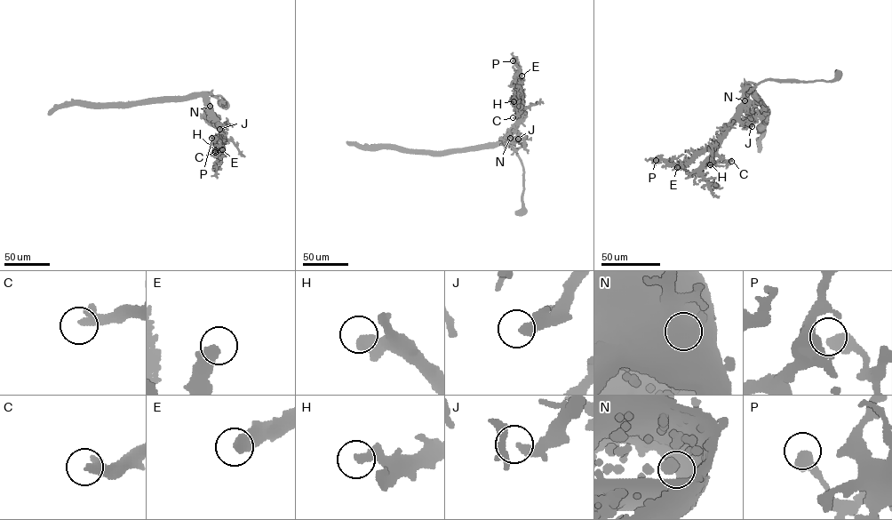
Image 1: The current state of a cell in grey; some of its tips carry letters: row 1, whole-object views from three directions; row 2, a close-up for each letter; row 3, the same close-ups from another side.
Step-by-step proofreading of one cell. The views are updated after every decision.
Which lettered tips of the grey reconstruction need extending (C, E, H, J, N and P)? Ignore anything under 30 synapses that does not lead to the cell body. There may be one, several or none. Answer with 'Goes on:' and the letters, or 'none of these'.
Goes on: E

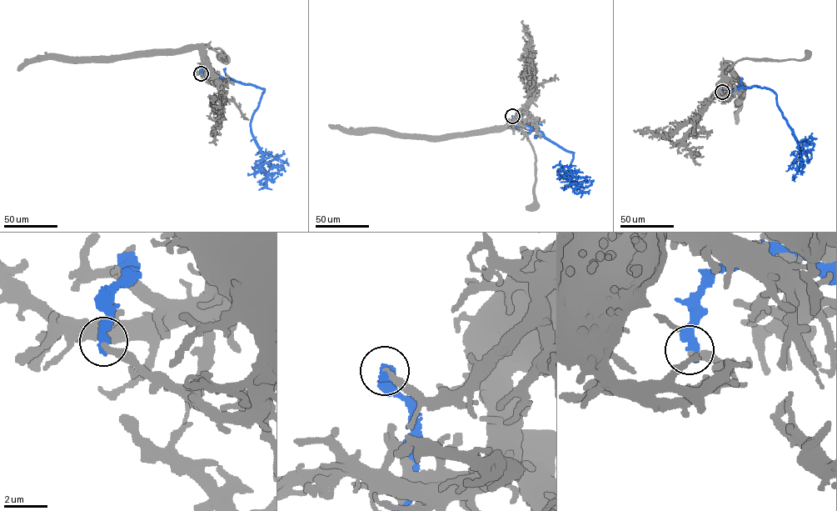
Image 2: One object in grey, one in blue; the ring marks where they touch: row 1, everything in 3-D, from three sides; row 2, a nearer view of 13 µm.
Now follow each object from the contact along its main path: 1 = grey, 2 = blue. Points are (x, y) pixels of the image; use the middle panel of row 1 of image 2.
1: (512, 116), (515, 117), (522, 112)
2: (512, 116), (513, 123), (536, 129), (573, 153), (570, 165), (557, 172), (567, 178), (569, 167), (575, 166)

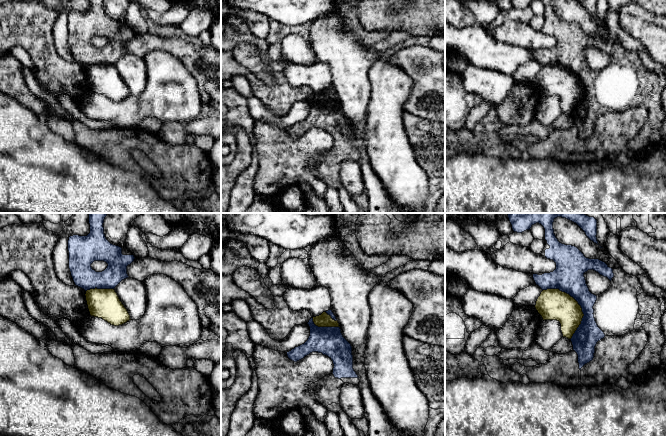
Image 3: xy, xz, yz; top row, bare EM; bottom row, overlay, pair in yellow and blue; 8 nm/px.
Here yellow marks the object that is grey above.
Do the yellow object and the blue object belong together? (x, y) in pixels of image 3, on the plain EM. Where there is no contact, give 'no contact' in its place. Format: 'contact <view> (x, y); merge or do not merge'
contact yz (578, 80); do not merge

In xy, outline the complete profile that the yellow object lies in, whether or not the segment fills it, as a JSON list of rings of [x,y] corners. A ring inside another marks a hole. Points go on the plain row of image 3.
[[[90,65],[85,72],[91,92],[102,94],[114,102],[131,96],[114,65]]]

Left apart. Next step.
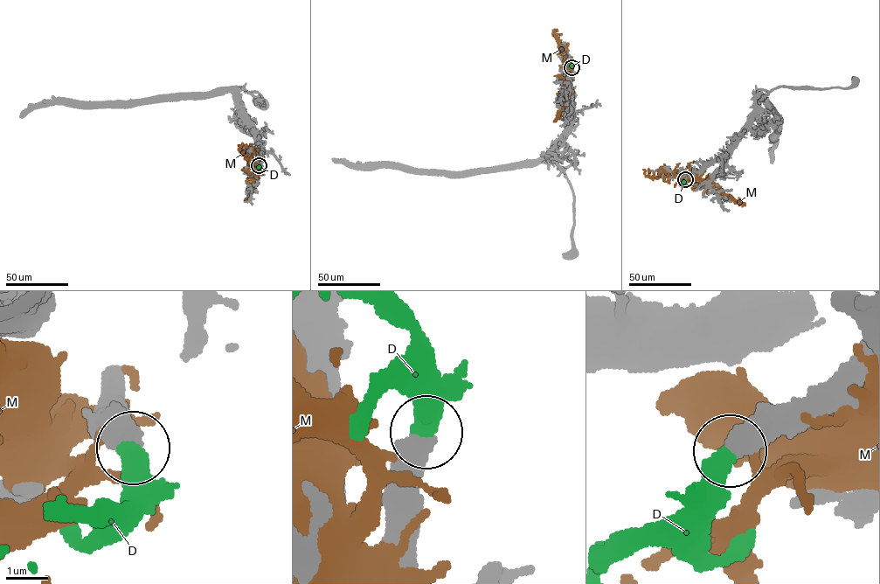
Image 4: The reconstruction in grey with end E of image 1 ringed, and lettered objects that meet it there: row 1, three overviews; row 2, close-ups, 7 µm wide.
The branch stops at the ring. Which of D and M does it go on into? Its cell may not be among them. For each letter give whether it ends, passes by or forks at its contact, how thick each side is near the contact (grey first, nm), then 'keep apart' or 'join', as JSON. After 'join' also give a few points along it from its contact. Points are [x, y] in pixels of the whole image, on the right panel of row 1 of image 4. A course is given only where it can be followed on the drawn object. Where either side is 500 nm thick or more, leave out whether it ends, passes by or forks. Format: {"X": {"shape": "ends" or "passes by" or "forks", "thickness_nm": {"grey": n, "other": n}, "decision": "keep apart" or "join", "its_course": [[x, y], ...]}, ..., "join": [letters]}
{"D": {"thickness_nm": {"grey": 550, "other": 480}, "decision": "join"}, "M": {"thickness_nm": {"grey": 800, "other": 200}, "decision": "keep apart"}, "join": ["D"]}

